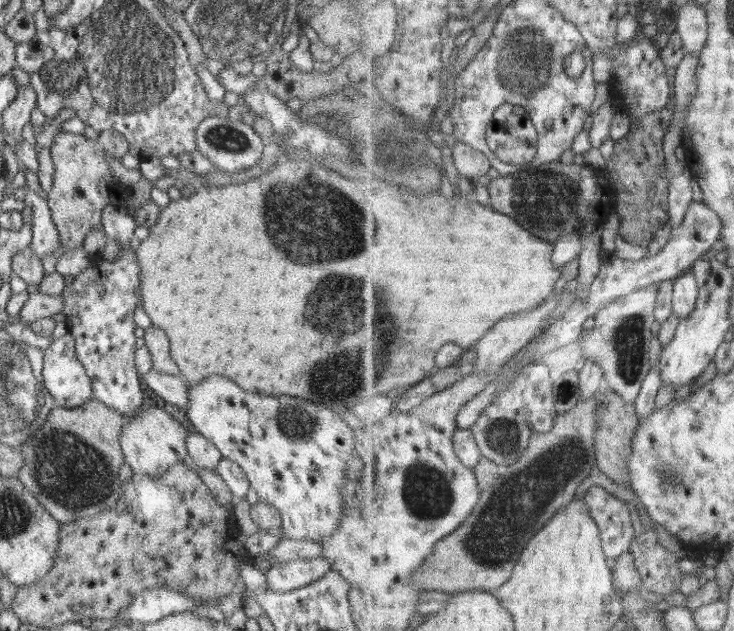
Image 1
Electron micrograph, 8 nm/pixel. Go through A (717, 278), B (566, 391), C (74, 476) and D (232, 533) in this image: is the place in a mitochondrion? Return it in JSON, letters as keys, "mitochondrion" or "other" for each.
{"A":"other","B":"other","C":"mitochondrion","D":"other"}

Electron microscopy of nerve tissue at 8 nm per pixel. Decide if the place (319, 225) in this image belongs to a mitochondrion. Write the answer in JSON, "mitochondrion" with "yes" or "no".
{"mitochondrion":"yes"}

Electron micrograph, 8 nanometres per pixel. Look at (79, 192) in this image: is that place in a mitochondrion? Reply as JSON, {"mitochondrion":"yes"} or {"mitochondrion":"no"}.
{"mitochondrion":"no"}

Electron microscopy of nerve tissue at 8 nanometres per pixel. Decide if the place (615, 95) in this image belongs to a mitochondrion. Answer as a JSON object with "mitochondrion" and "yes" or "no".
{"mitochondrion":"no"}

